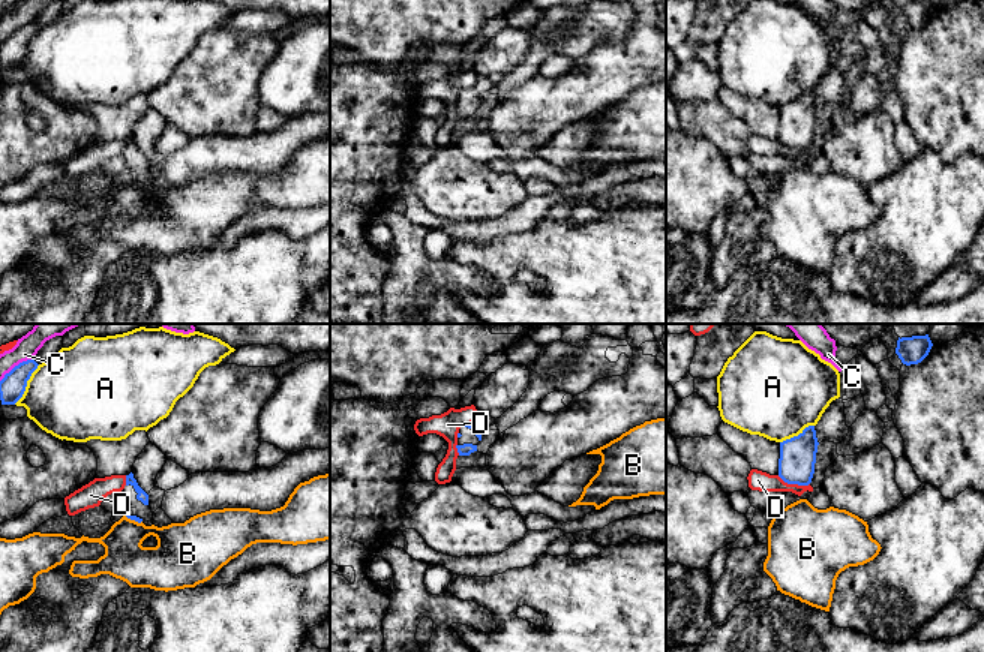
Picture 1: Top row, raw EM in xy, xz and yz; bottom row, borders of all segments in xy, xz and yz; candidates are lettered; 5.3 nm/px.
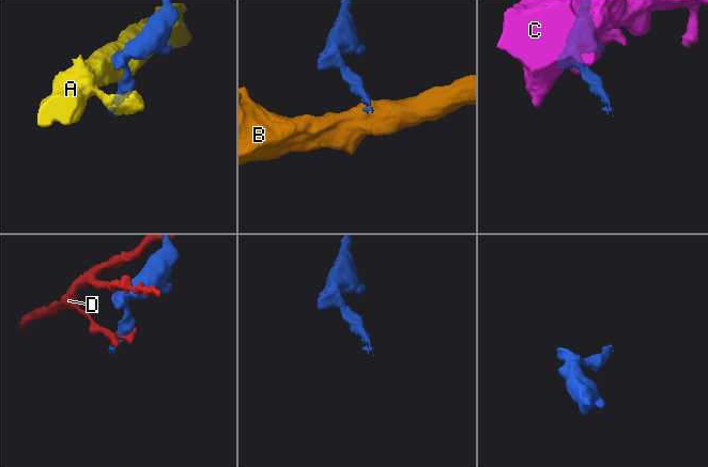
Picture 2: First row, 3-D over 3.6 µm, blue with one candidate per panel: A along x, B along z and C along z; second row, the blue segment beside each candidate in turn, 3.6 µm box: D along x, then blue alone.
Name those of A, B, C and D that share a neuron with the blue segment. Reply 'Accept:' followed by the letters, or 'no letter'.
Accept: no letter

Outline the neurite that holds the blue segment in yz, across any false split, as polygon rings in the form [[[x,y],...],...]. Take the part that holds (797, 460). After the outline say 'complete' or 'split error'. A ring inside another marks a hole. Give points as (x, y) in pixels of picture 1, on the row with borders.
[[[814,426],[780,442],[778,477],[788,484],[808,486],[814,474],[818,445]]]; complete

